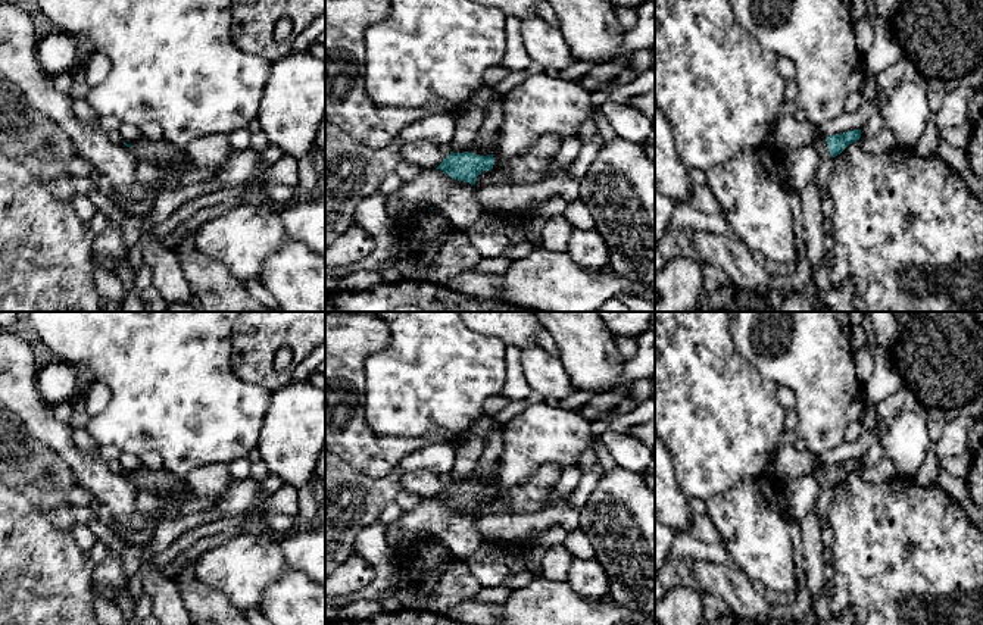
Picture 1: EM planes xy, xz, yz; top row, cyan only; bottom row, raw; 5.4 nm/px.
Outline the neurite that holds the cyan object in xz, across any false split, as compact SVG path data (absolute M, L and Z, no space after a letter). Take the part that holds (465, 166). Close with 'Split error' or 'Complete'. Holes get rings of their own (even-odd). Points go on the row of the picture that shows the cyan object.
M496 140L493 141L487 156L478 154L478 144L474 143L465 153L450 153L436 169L443 171L453 179L465 181L475 185L477 176L493 169L496 151Z. Split error

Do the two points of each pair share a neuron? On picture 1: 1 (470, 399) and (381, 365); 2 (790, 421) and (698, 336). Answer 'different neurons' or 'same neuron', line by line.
1: same neuron
2: different neurons

